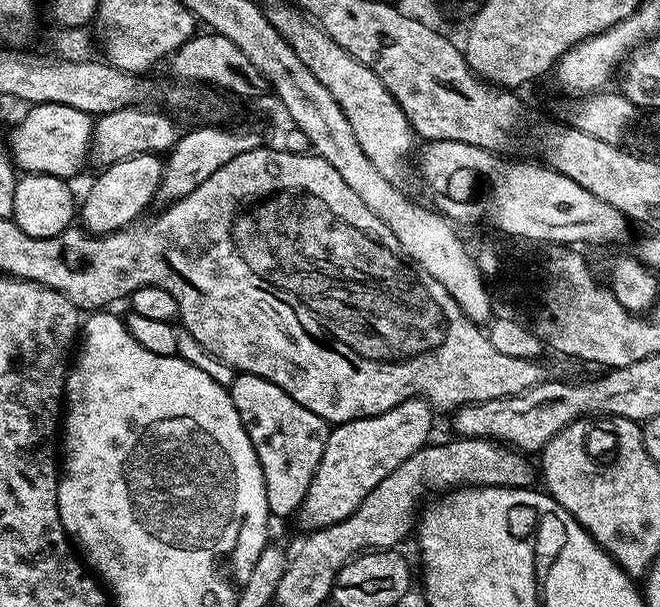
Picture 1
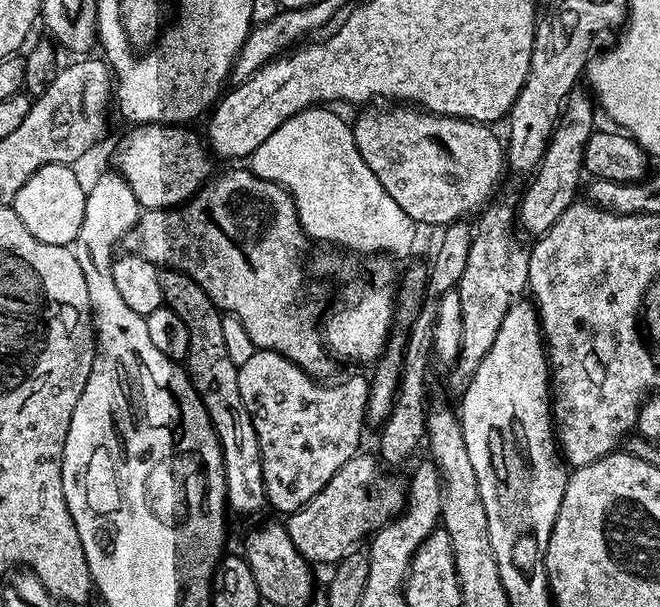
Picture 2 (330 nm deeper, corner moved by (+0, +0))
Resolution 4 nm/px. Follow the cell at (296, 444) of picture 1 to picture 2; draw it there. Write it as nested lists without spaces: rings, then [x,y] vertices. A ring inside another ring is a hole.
[[[257,350],[250,359],[238,366],[238,394],[246,402],[254,430],[258,434],[258,446],[262,454],[262,478],[266,482],[268,508],[291,514],[297,512],[350,458],[361,451],[360,435],[366,429],[368,415],[369,381],[360,376],[349,380],[337,379],[335,382],[321,382],[315,376],[309,376],[290,358],[277,352]]]

